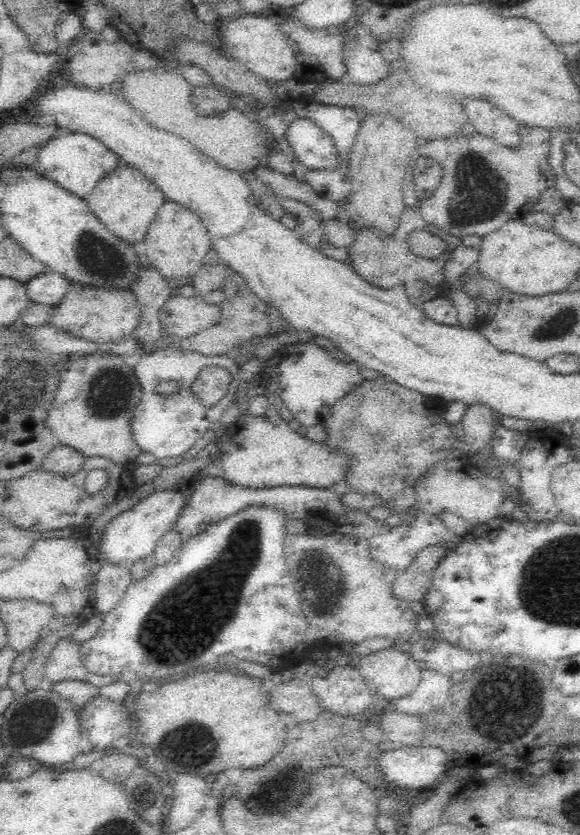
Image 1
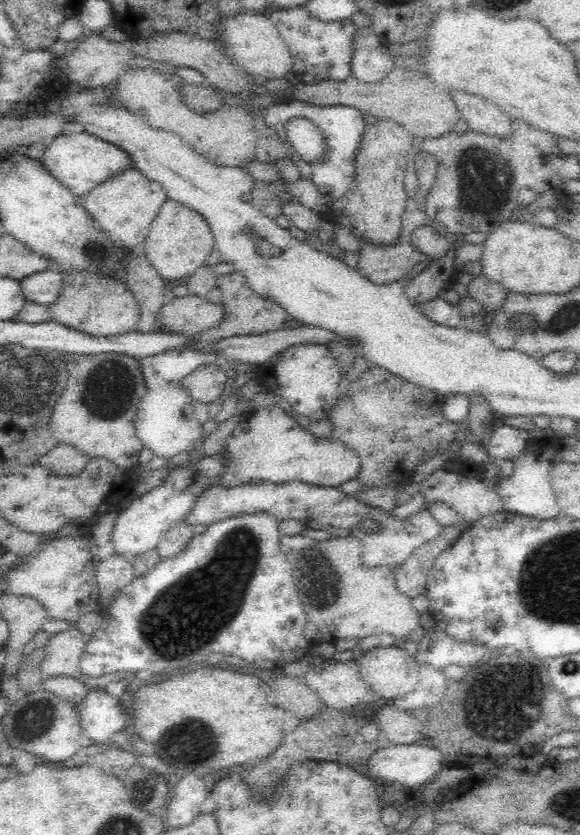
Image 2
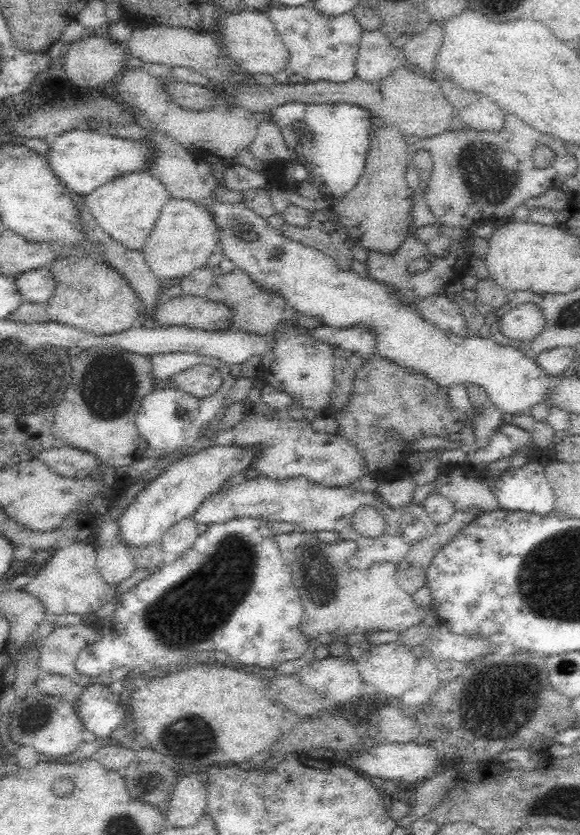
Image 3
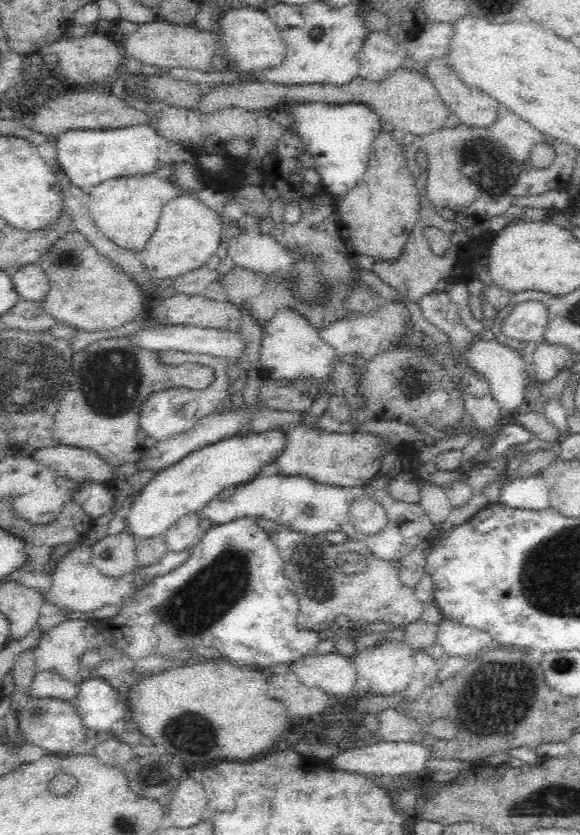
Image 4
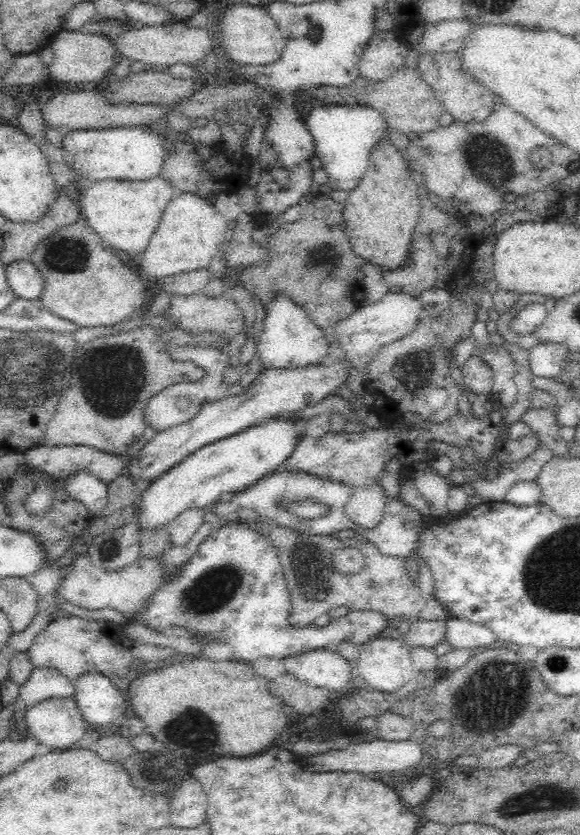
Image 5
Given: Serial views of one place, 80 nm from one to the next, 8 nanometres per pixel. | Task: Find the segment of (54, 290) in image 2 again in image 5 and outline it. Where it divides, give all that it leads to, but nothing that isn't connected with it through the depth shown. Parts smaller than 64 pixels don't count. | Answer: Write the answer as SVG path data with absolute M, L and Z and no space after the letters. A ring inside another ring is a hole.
M20 260L5 266L6 279L14 295L25 300L40 299L44 292L44 277L29 260Z

